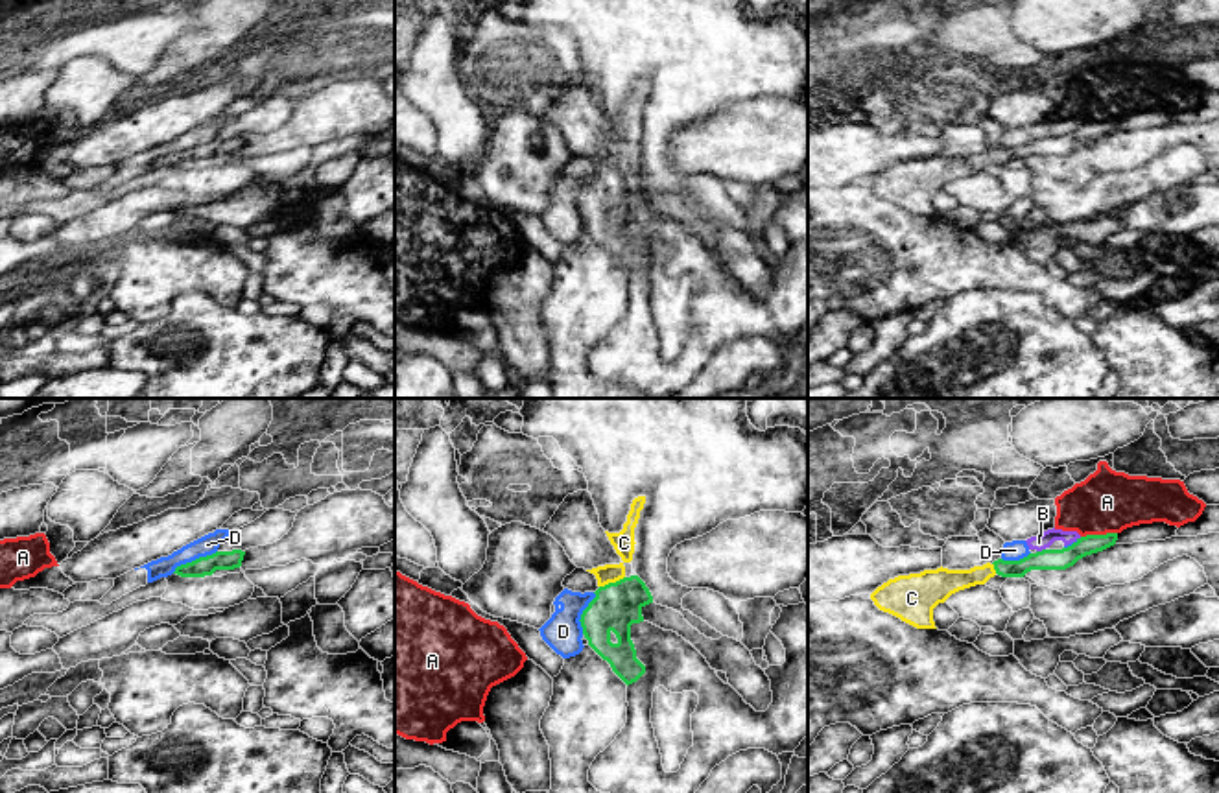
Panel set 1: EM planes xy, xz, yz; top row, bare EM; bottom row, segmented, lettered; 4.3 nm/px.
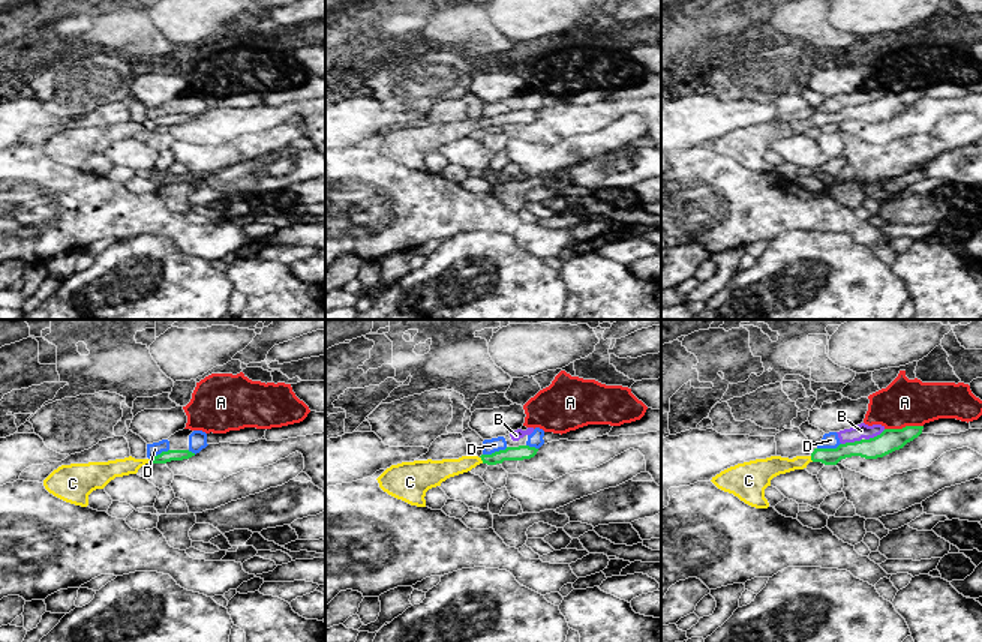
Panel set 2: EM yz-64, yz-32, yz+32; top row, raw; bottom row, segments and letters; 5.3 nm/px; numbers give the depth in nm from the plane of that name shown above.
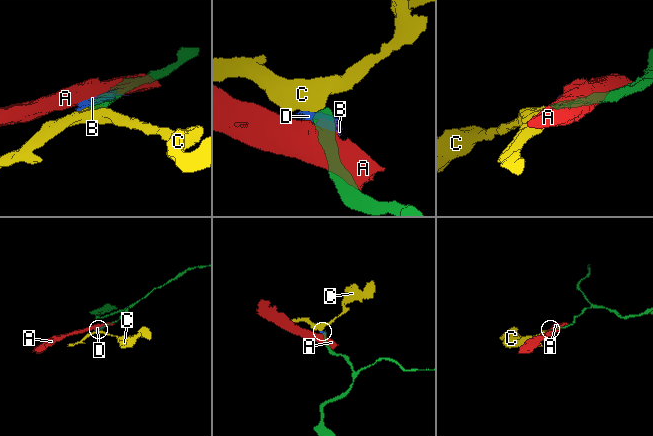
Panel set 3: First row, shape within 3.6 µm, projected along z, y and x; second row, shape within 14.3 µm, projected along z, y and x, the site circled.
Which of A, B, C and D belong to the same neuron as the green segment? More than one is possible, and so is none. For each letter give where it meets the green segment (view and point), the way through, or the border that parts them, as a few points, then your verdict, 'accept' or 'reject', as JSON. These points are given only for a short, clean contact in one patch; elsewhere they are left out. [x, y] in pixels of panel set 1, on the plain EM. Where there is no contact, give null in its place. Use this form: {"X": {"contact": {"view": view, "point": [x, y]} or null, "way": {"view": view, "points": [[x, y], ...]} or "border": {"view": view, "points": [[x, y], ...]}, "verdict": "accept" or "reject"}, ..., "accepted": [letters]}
{"A": {"contact": {"view": "yz", "point": [1098, 122]}, "verdict": "reject"}, "B": {"contact": {"view": "yz", "point": [1042, 137]}, "border": {"view": "yz", "points": [[1044, 135], [1037, 139]]}, "verdict": "reject"}, "C": {"contact": {"view": "xz", "point": [611, 170]}, "way": {"view": "xz", "points": [[616, 192], [616, 177], [611, 170], [624, 148], [624, 130]]}, "verdict": "accept"}, "D": {"contact": {"view": "xy", "point": [196, 146]}, "border": {"view": "xy", "points": [[216, 137], [181, 150], [172, 159]]}, "verdict": "reject"}, "accepted": ["C"]}

